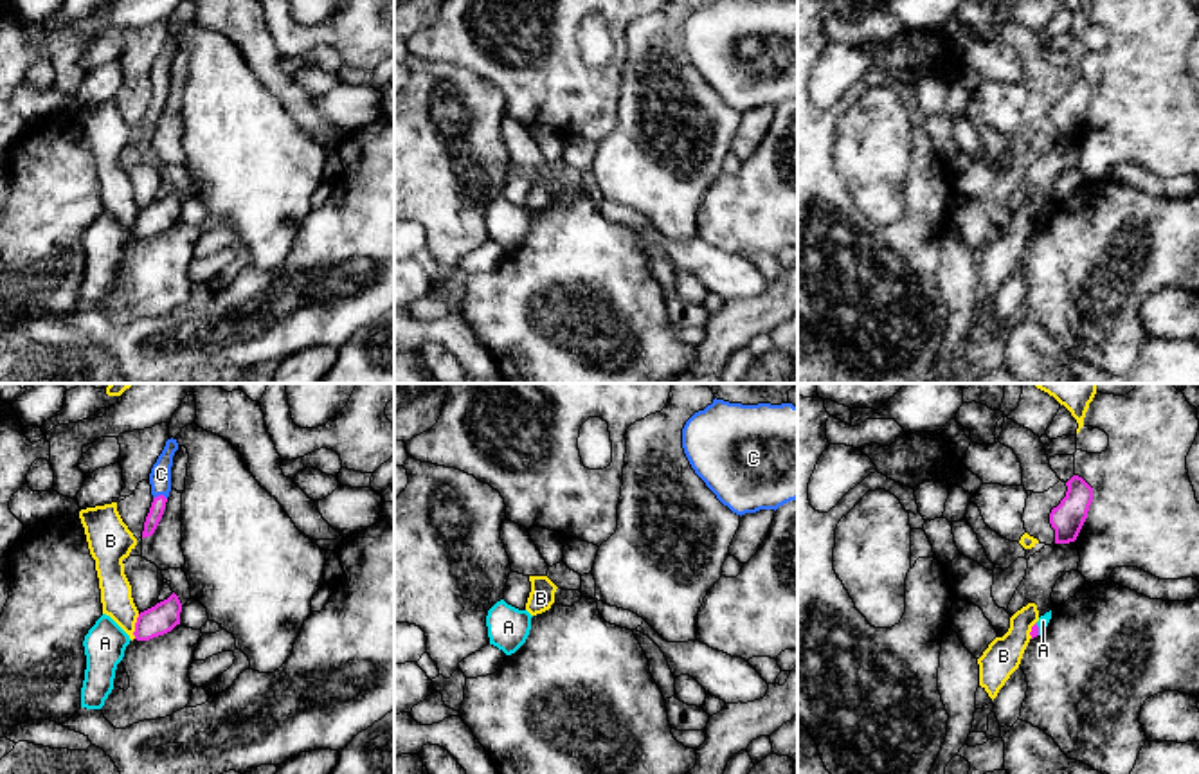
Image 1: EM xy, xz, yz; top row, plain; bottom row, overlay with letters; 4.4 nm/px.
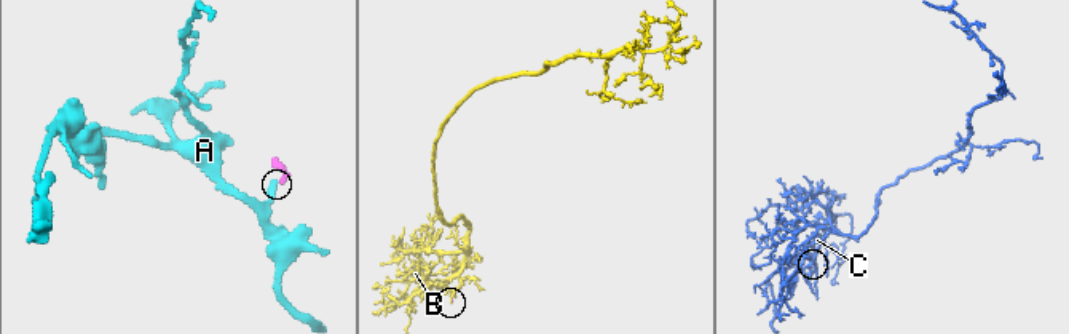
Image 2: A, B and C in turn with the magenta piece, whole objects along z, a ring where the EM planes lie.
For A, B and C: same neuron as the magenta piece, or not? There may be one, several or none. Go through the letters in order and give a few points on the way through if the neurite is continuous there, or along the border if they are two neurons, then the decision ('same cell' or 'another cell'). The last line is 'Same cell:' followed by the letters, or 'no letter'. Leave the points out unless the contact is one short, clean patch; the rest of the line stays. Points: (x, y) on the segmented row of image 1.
A: border along yz (1036, 623), (1039, 634); another cell
B: another cell
C: runs through xy (157, 508), (159, 495), (161, 474); same cell
Same cell: C

